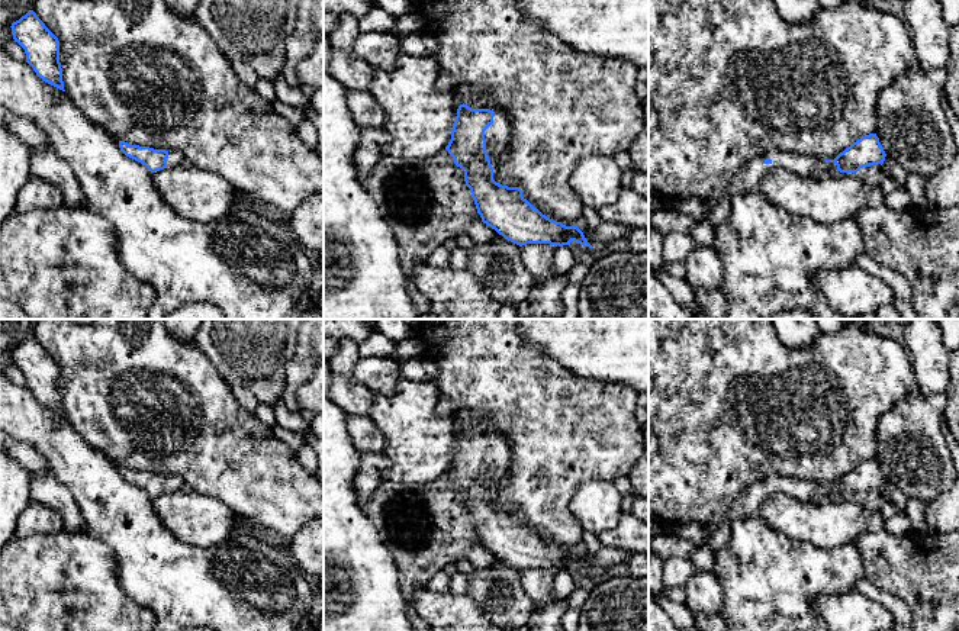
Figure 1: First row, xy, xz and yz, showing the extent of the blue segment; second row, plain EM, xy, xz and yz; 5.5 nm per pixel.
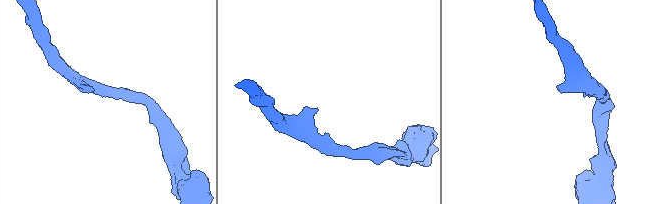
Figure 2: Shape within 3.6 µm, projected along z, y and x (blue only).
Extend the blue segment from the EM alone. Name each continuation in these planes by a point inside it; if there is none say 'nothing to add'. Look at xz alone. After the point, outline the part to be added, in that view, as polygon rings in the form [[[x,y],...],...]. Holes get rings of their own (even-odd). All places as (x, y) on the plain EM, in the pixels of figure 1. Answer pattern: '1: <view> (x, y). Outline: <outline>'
1: xz (496, 460). Outline: [[[460,409],[457,412],[457,422],[472,434],[495,437],[493,448],[485,455],[486,477],[490,486],[505,486],[508,483],[506,470],[511,458],[511,448],[505,437],[492,422],[480,419],[477,412],[472,409]]]

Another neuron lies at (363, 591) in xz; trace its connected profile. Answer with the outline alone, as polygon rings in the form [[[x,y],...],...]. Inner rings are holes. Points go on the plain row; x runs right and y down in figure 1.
[[[324,355],[324,631],[415,631],[395,558],[355,495],[360,453],[348,435],[347,415],[329,397],[331,380]]]

